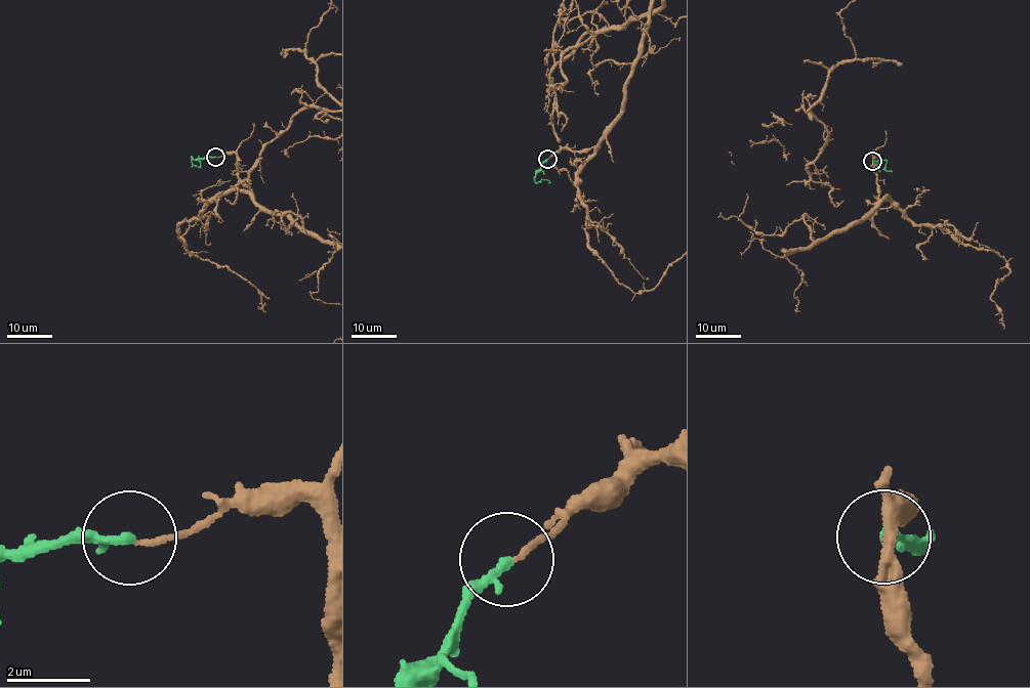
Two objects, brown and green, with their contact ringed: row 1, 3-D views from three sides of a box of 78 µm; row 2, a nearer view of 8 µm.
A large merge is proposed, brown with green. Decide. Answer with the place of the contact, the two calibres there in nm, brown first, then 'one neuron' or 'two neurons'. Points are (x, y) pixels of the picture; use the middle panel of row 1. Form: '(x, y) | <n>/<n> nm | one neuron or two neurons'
(547, 159) | 120/240 nm | two neurons

